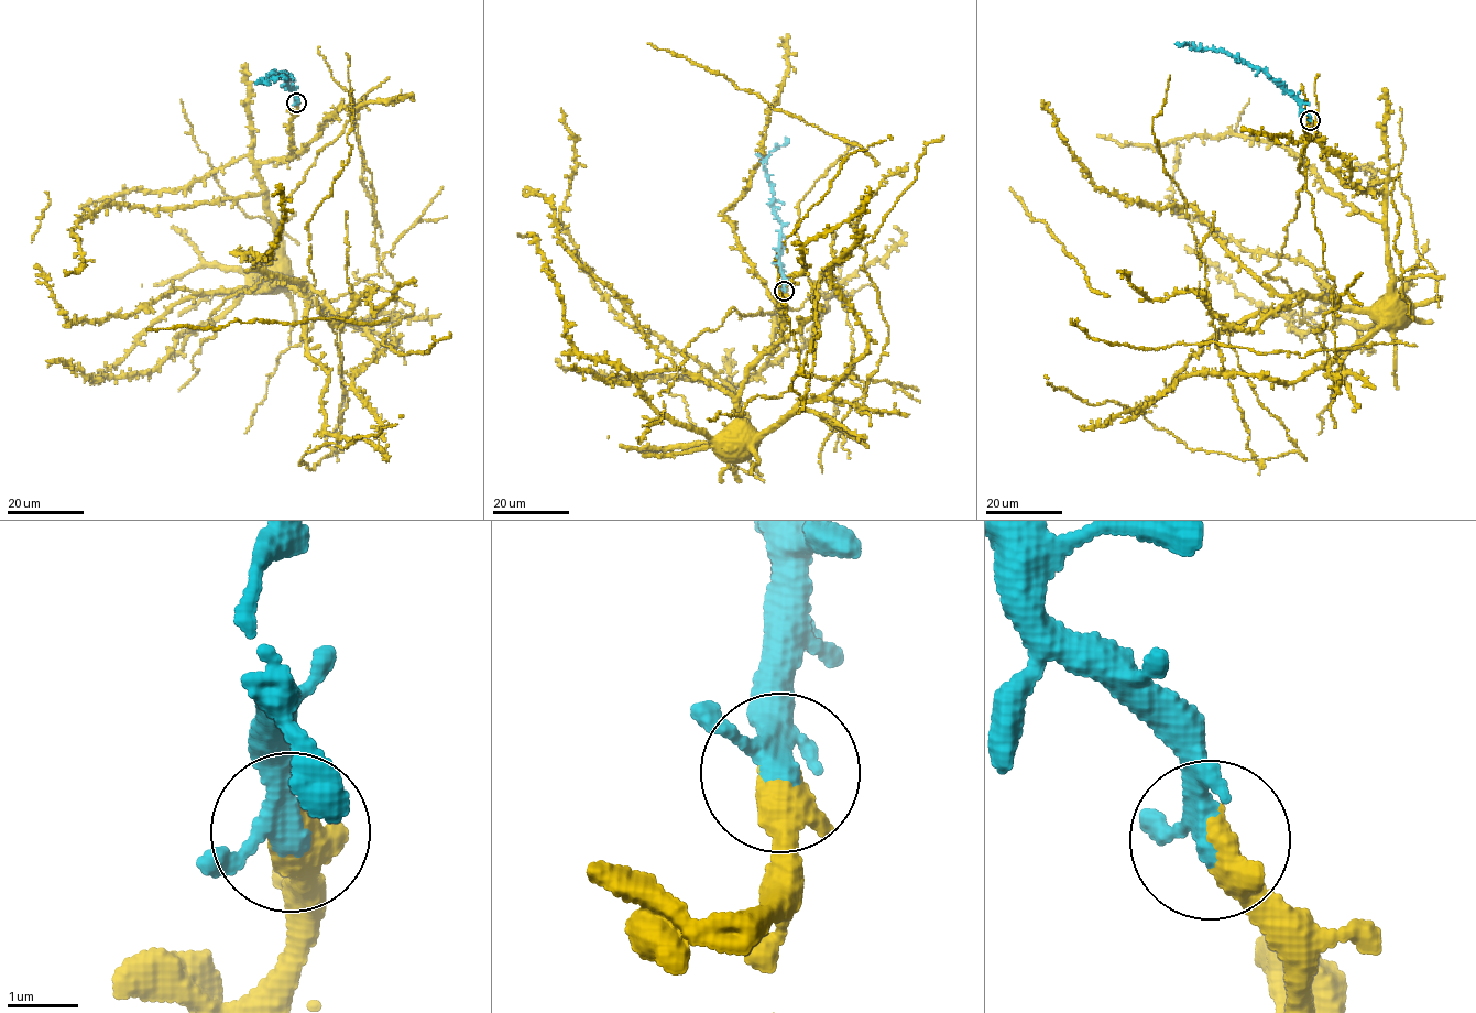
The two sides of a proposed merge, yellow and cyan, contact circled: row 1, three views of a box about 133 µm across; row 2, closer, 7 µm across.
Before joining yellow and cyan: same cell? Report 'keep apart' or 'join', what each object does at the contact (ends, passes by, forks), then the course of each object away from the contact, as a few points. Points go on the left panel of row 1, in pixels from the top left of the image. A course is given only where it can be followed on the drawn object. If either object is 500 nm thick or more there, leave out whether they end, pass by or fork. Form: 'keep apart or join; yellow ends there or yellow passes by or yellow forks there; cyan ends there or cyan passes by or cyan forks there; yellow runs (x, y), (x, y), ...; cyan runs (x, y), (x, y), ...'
join; yellow ends there; cyan passes by; yellow runs (296, 104), (291, 121), (292, 158), (259, 165), (264, 210), (272, 218), (279, 239), (270, 271); cyan runs (296, 104), (286, 73), (273, 73), (263, 83), (280, 75), (286, 78), (282, 77)

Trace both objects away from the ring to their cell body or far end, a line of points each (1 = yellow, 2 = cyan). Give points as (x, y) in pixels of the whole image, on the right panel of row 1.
1: (1310, 120), (1321, 140), (1327, 166), (1348, 186), (1385, 195), (1388, 306)
2: (1310, 120), (1291, 96), (1260, 68), (1252, 67), (1225, 52), (1193, 48), (1184, 42), (1178, 45), (1176, 42)

